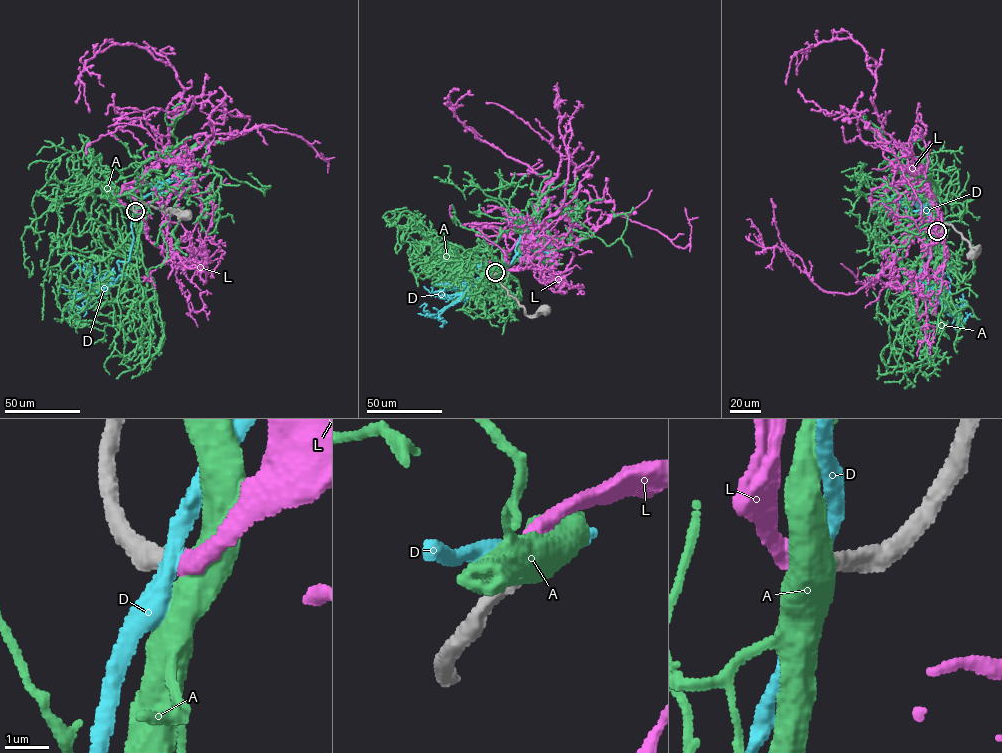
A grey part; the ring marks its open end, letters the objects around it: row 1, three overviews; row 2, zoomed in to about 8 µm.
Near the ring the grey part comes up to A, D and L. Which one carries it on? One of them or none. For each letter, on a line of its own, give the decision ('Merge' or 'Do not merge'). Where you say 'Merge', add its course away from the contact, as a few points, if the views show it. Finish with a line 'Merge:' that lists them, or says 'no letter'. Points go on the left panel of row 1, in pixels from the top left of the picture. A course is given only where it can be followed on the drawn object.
A: Do not merge
D: Do not merge
L: Merge. Its course: (135, 212), (123, 187), (139, 188), (165, 149), (184, 87), (147, 49), (110, 45), (78, 79), (89, 112)
Merge: L

